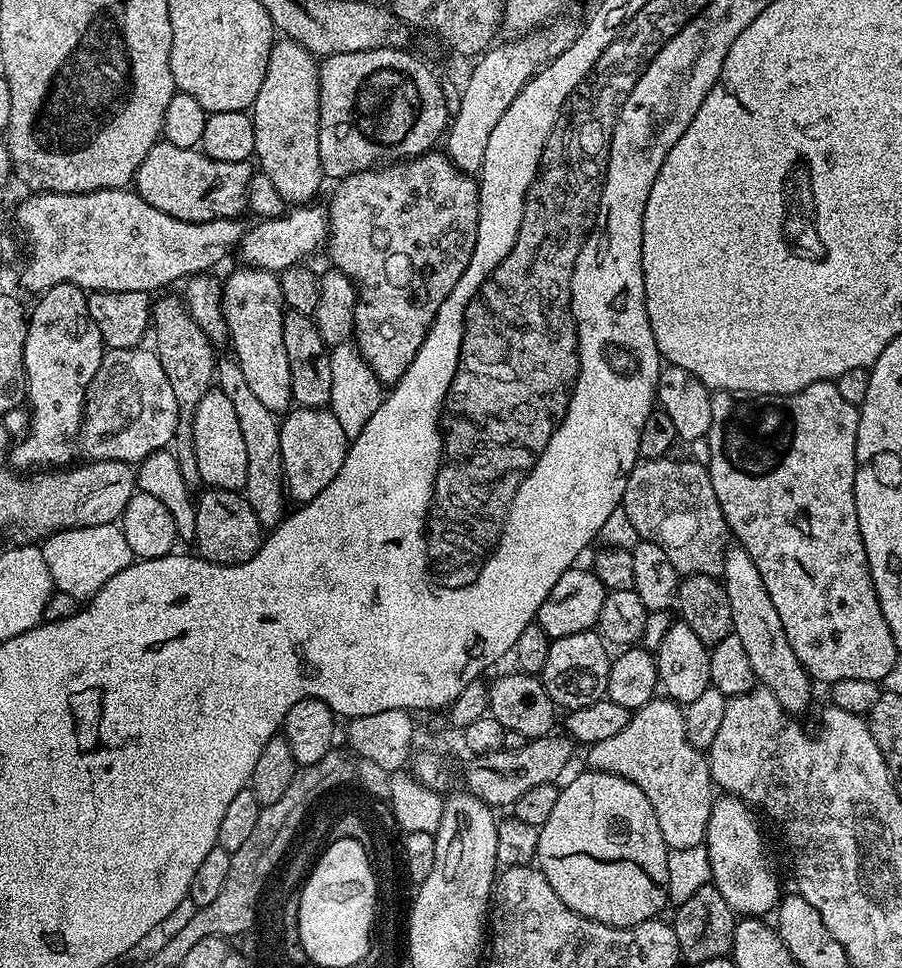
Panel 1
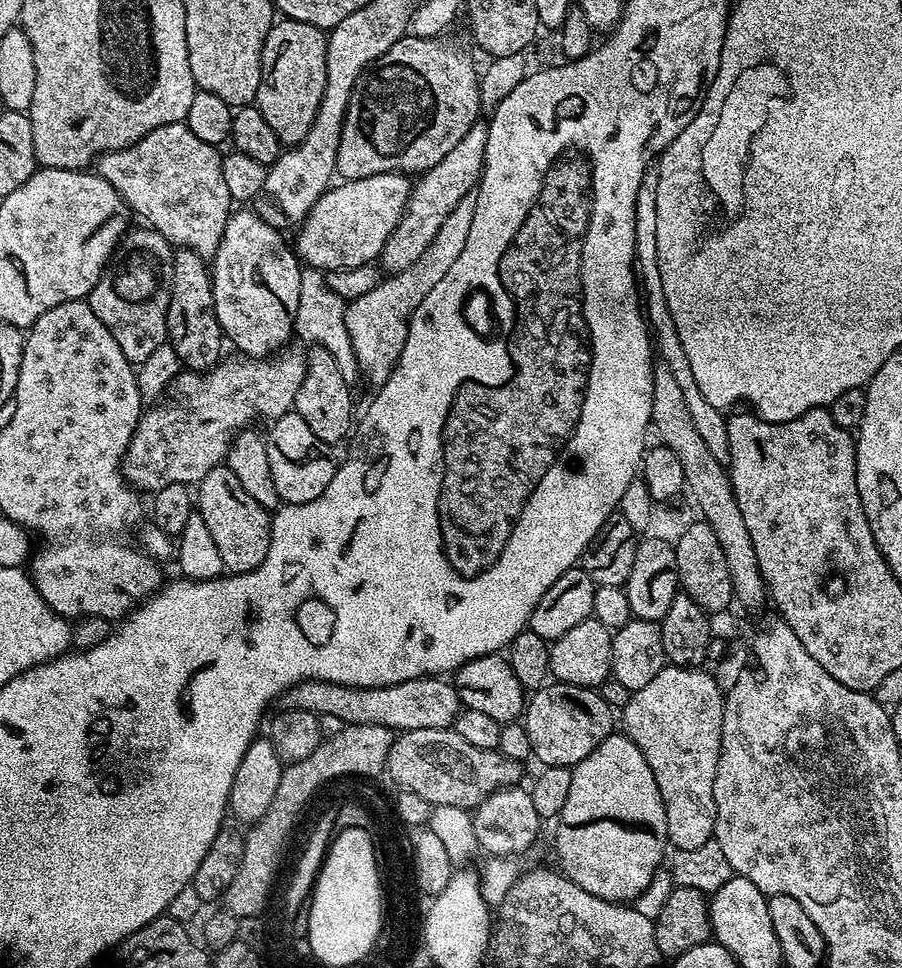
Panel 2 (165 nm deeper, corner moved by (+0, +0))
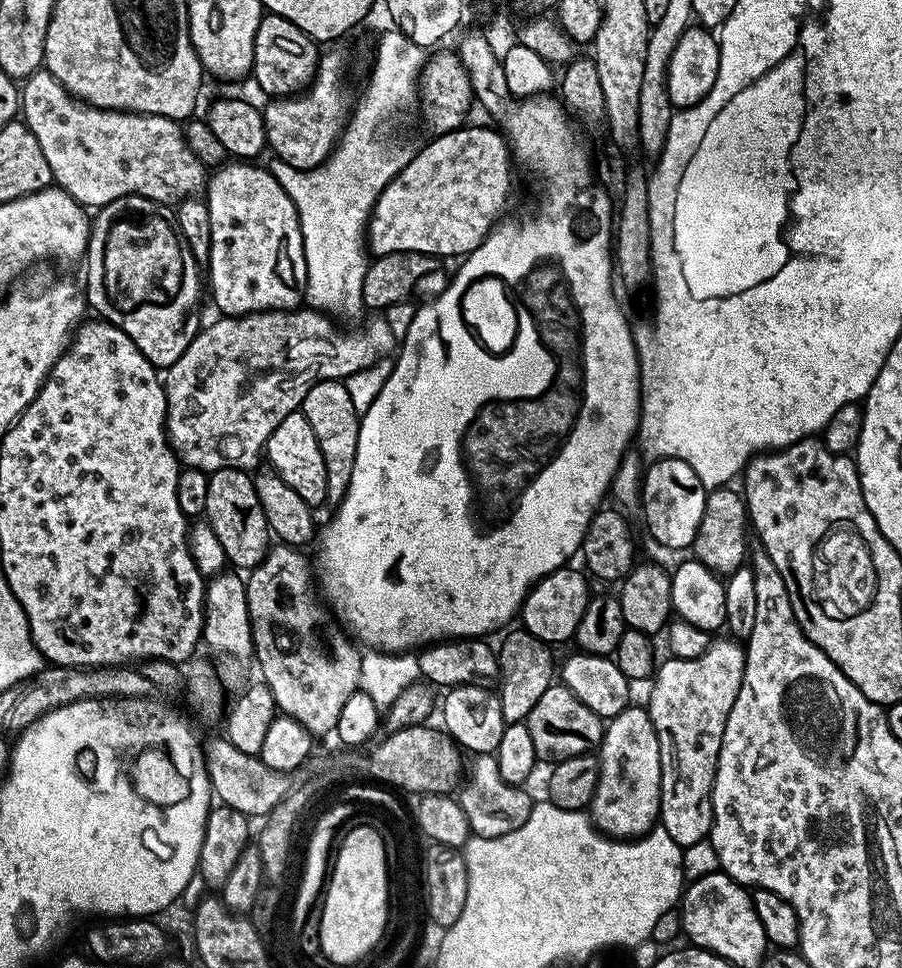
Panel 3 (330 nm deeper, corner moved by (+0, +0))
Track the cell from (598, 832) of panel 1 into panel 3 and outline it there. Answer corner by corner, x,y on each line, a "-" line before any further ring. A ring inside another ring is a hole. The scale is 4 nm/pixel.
629,706
622,714
611,717
604,730
604,739
598,745
600,773
598,786
590,805
592,823
612,838
635,838
650,831
660,818
660,751
654,722
648,717
647,707

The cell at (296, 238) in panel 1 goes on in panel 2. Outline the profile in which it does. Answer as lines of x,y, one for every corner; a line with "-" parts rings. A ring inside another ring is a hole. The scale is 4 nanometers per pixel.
403,172
374,174
370,178
329,186
298,226
294,239
297,257
307,267
319,268
325,273
373,263
384,249
386,238
390,238
398,226
412,186
413,181

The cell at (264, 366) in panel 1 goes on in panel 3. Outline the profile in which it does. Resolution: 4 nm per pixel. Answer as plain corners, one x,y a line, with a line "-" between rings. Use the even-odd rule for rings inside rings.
228,162
211,173
206,184
210,210
210,254
206,276
212,279
212,300
225,316
245,316
251,312
282,312
305,303
306,254
302,250
302,230
298,210
282,190
278,178
256,162

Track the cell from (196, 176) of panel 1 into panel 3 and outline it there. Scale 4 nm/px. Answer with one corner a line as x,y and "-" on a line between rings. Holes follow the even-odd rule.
41,70
23,81
22,120
34,138
38,138
38,146
42,146
42,154
52,171
55,187
73,196
85,209
105,208
111,200
123,196
144,196
148,200
171,205
205,191
206,166
190,150
183,127
170,118
93,108
91,104
71,96
62,82
54,78
54,74

